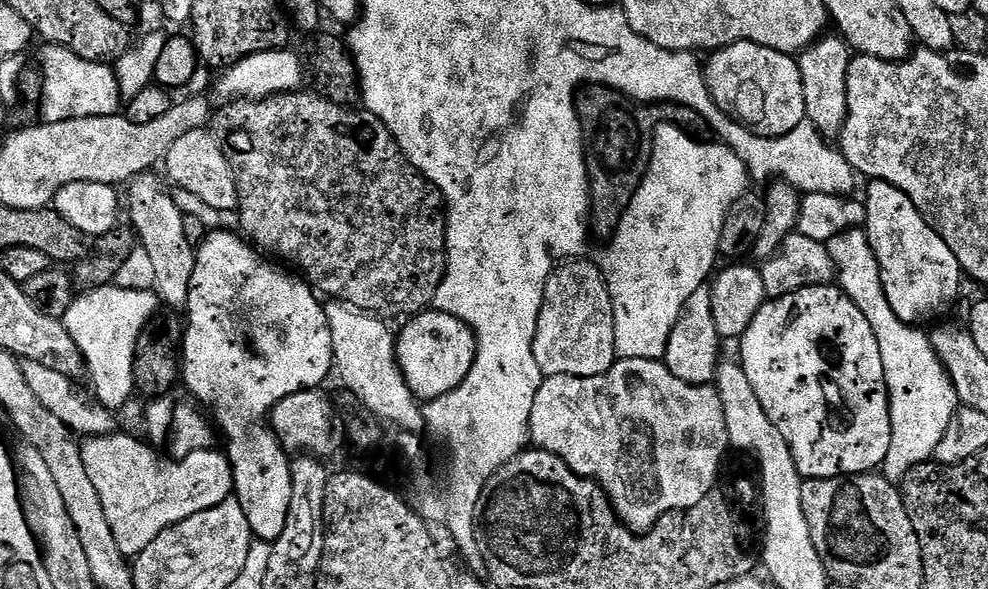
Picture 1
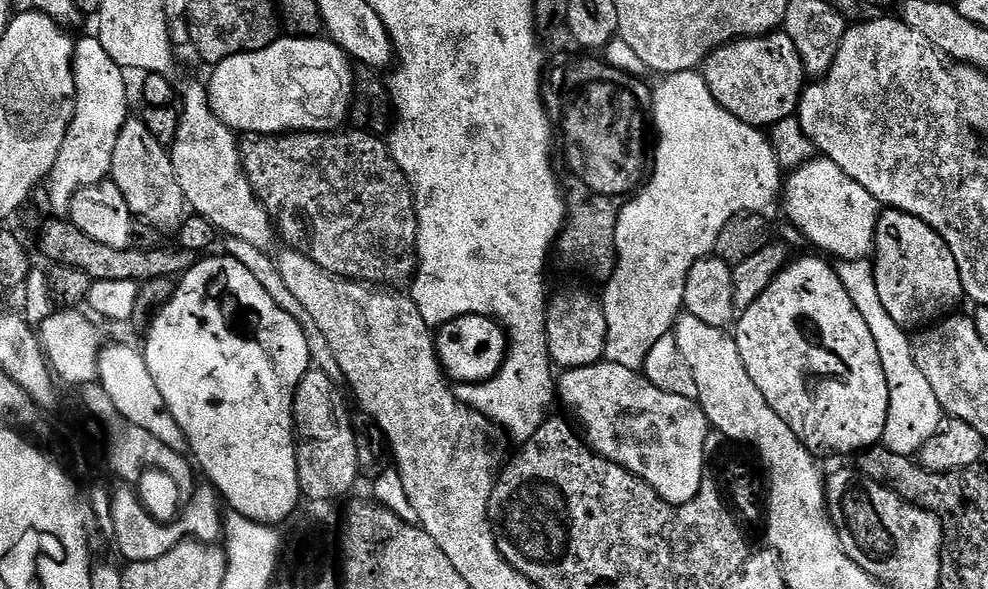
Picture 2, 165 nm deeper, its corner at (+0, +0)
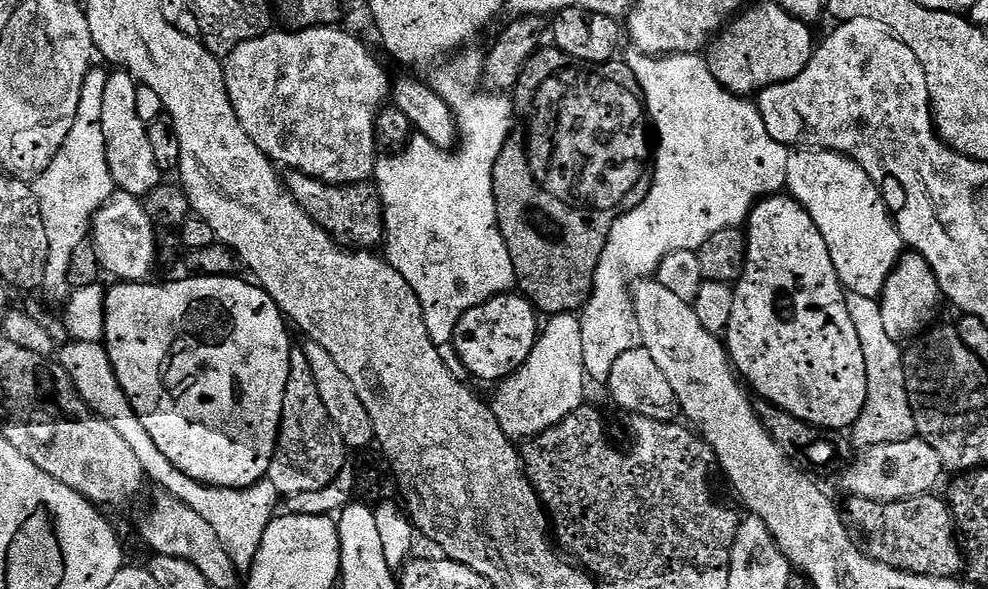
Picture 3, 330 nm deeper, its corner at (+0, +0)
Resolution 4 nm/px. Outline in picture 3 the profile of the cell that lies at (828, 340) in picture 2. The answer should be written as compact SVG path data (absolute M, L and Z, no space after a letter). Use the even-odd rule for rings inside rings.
M787 194L765 196L764 199L757 200L746 221L746 235L748 249L744 273L734 284L734 310L730 313L730 326L726 333L726 347L732 358L733 368L760 400L768 400L774 406L794 414L794 418L825 430L851 429L852 425L858 422L866 406L866 358L862 358L862 342L858 342L858 330L850 318L846 289L838 278L838 270L834 270L834 262L830 262L830 250L826 250L826 238L822 238L818 226L814 226L814 218L810 218L804 207Z

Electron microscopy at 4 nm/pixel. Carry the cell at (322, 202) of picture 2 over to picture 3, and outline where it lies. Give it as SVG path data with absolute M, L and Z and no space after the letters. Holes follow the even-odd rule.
M289 171L286 176L286 187L292 194L292 198L298 202L298 206L302 206L302 210L306 210L306 214L310 214L310 218L324 230L330 233L333 238L341 238L345 236L349 240L347 243L356 250L372 250L377 246L383 245L386 240L384 231L384 204L380 200L380 194L376 191L371 183L362 184L324 184L315 176L307 176L301 172Z

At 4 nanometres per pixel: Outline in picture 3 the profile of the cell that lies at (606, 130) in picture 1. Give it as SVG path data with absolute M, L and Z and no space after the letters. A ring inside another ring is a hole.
M611 60L605 64L578 66L572 73L558 74L556 80L548 80L548 84L544 84L544 92L540 92L540 100L536 100L536 120L532 120L532 129L528 132L532 135L532 168L536 168L536 176L540 176L540 184L534 184L530 180L526 158L524 158L524 152L522 152L522 140L510 140L508 147L502 150L502 154L498 154L498 162L494 166L492 193L496 199L496 213L500 219L500 232L504 235L506 250L510 254L510 262L514 266L516 288L519 295L526 297L541 313L548 316L557 316L563 312L576 314L588 303L588 299L591 298L594 291L594 278L604 253L604 247L614 230L614 222L618 222L618 218L622 218L627 212L637 208L642 202L642 198L646 198L646 194L652 185L654 152L651 147L648 149L646 132L650 130L650 117L644 103L644 91L638 86L638 78L634 78L634 70L630 70L628 63L620 62L618 64L617 62ZM530 208L537 208L538 211L545 212L560 227L560 240L551 240L550 237L543 236L528 221Z

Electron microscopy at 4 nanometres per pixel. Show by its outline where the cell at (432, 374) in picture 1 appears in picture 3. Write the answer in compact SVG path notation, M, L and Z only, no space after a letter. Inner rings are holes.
M519 294L492 296L484 304L474 306L462 314L450 341L464 368L480 380L499 382L518 371L530 358L542 324L536 321L537 309Z

